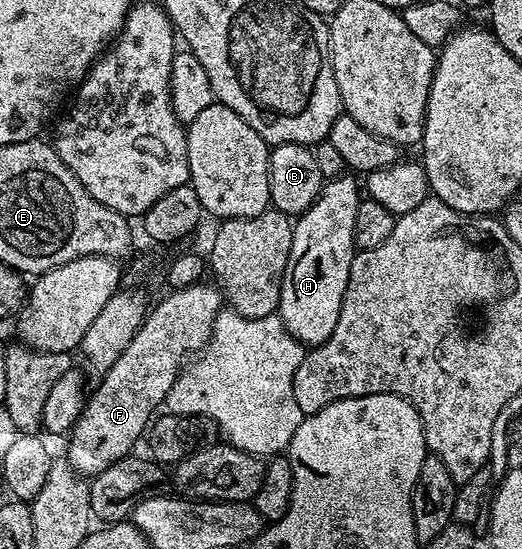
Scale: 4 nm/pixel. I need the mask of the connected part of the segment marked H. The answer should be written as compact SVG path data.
M350 175L329 178L329 180L323 184L322 190L318 192L317 199L308 206L305 211L297 214L296 220L294 221L292 251L288 251L288 267L284 271L284 279L282 280L282 286L280 287L280 303L278 304L276 316L284 323L284 327L287 331L304 347L313 347L320 343L324 343L332 335L332 331L336 331L336 319L340 319L340 307L344 303L344 291L348 287L348 275L350 274L352 259L356 252L354 248L354 224L356 223L356 207L360 200L360 185L359 182L357 185L353 179L355 180L355 178Z

